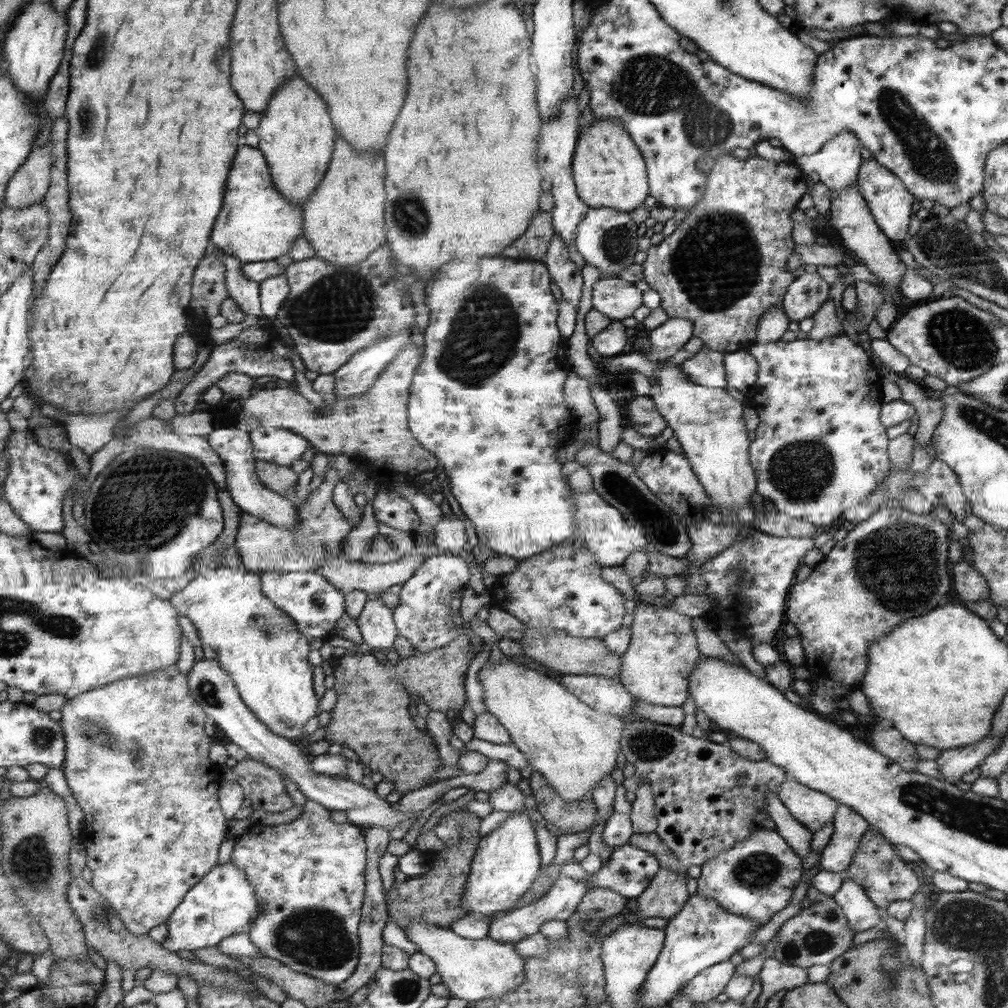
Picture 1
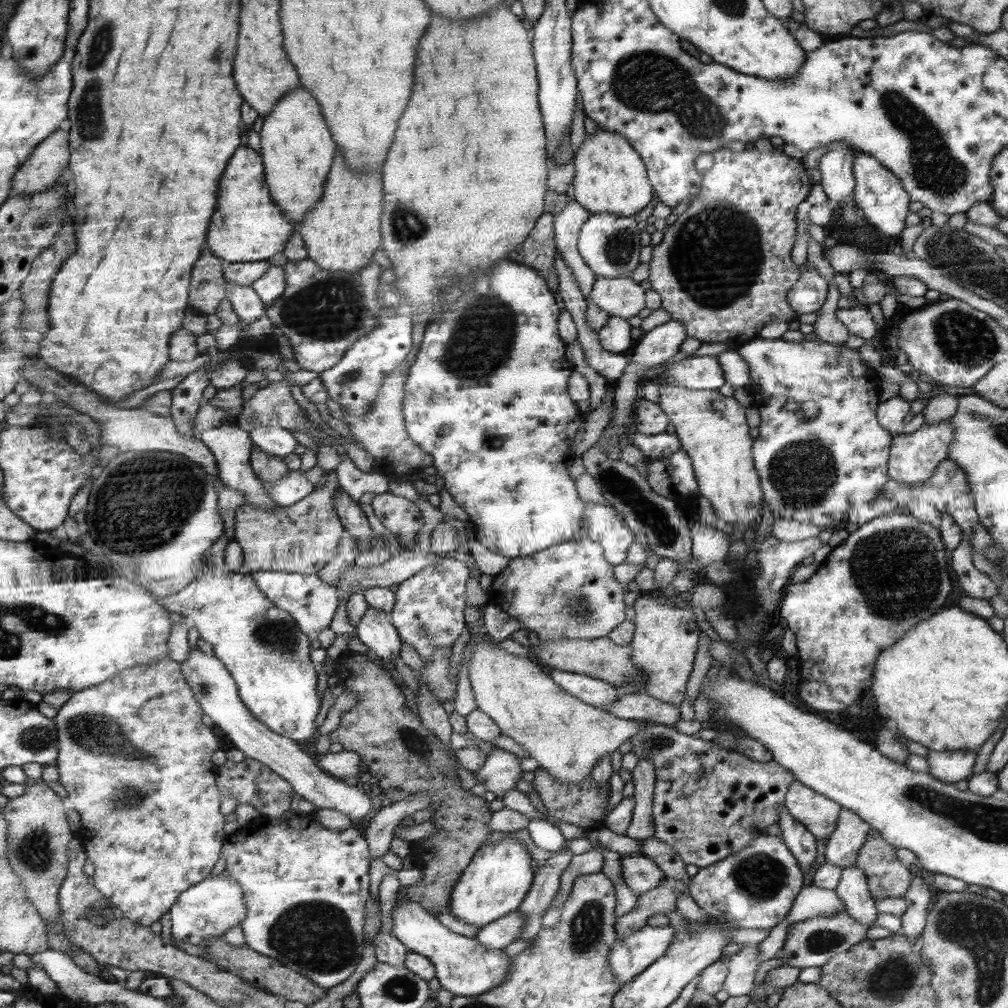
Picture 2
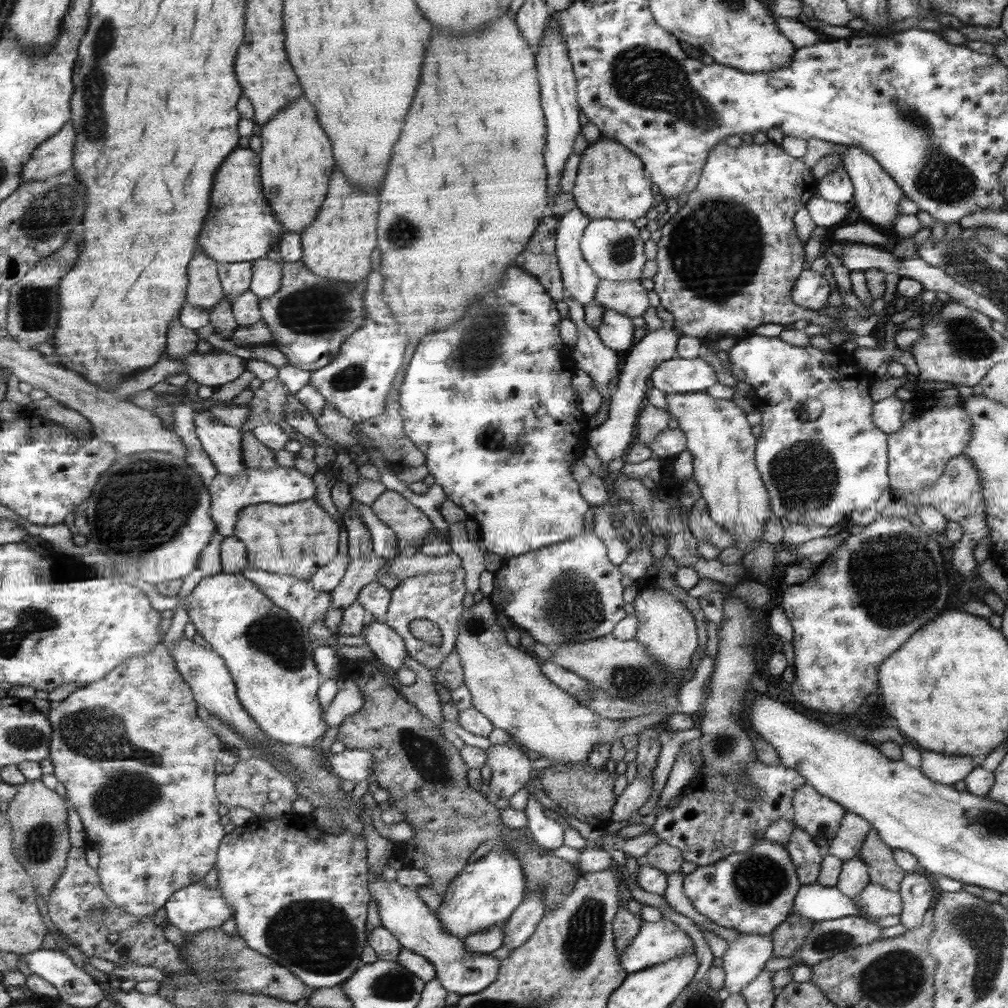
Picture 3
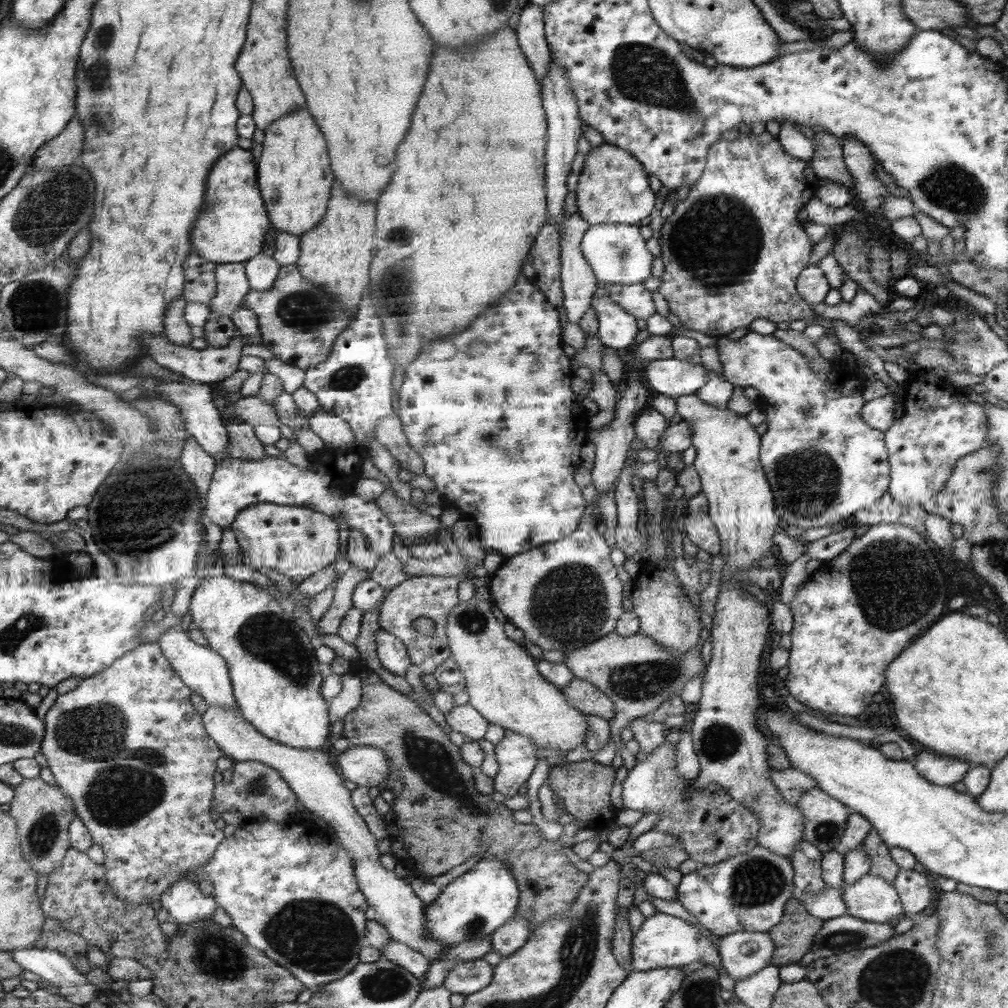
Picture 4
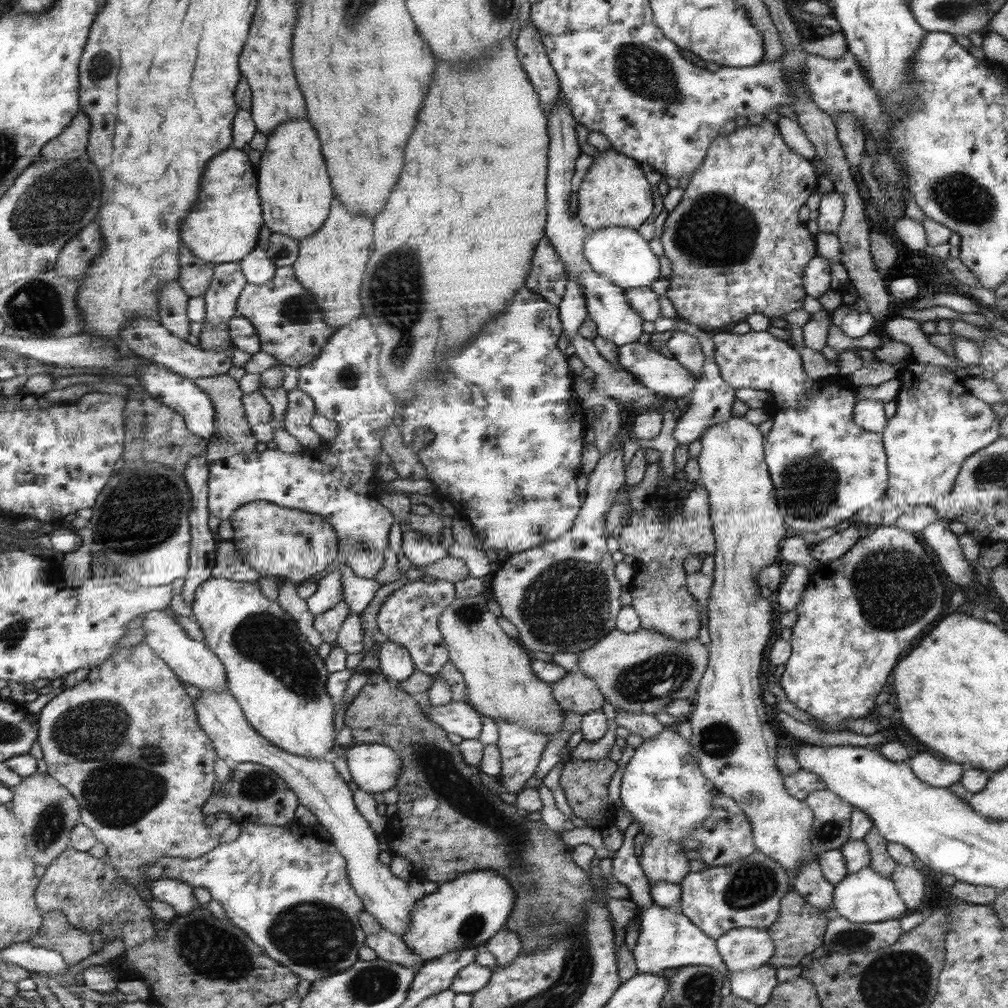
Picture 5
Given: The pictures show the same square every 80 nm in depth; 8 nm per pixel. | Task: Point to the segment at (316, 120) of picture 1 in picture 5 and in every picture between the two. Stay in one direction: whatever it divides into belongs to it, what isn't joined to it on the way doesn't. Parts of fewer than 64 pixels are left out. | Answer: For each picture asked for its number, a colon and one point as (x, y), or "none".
2: (297, 150)
3: (295, 162)
4: (293, 172)
5: (293, 188)

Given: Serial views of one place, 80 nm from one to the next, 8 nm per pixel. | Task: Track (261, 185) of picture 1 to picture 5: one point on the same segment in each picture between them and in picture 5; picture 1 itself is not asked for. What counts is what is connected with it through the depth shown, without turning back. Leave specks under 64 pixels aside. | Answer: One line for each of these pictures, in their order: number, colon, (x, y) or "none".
2: (248, 227)
3: (240, 227)
4: (230, 229)
5: (222, 228)

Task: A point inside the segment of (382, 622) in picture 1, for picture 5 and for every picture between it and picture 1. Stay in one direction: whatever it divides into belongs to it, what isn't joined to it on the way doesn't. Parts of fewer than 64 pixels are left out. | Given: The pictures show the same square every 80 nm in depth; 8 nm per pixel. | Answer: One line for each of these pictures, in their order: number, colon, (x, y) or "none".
2: (374, 629)
3: (388, 648)
4: (391, 652)
5: (394, 661)

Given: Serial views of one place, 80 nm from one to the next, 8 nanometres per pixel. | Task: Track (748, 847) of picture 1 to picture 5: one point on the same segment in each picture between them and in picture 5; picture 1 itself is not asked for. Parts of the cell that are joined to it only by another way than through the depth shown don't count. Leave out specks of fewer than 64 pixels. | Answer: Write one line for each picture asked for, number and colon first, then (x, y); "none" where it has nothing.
2: (756, 891)
3: (753, 899)
4: (745, 893)
5: (746, 893)

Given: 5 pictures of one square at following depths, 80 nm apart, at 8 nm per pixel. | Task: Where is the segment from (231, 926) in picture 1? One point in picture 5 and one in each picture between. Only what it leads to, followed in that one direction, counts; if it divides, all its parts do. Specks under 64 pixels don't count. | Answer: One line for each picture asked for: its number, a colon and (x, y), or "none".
2: (208, 910)
3: (196, 908)
4: (186, 904)
5: (180, 895)

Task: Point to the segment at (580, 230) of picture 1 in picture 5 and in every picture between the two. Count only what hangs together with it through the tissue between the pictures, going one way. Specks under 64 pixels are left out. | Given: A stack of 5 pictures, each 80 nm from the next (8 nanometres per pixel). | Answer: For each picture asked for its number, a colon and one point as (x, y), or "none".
2: (610, 246)
3: (613, 249)
4: (617, 253)
5: (619, 253)

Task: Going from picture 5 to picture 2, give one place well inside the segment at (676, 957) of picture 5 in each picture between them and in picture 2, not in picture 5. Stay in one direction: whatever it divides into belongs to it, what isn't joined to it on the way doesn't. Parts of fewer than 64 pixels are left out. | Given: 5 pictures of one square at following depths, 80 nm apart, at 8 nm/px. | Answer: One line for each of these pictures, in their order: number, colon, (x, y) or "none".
2: (629, 956)
3: (656, 942)
4: (662, 941)

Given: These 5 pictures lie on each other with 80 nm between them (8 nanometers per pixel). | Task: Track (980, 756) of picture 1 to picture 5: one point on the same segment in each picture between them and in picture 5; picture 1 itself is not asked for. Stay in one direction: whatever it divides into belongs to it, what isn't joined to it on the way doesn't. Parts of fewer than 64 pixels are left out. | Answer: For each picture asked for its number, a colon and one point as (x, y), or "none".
2: (948, 766)
3: (943, 769)
4: (941, 771)
5: (938, 774)

